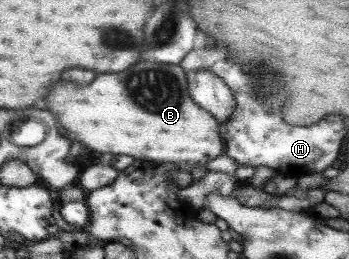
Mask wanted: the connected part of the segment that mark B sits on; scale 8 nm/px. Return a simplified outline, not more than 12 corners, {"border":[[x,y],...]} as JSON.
{"border":[[139,59],[45,101],[98,154],[206,164],[217,121],[179,65]]}

